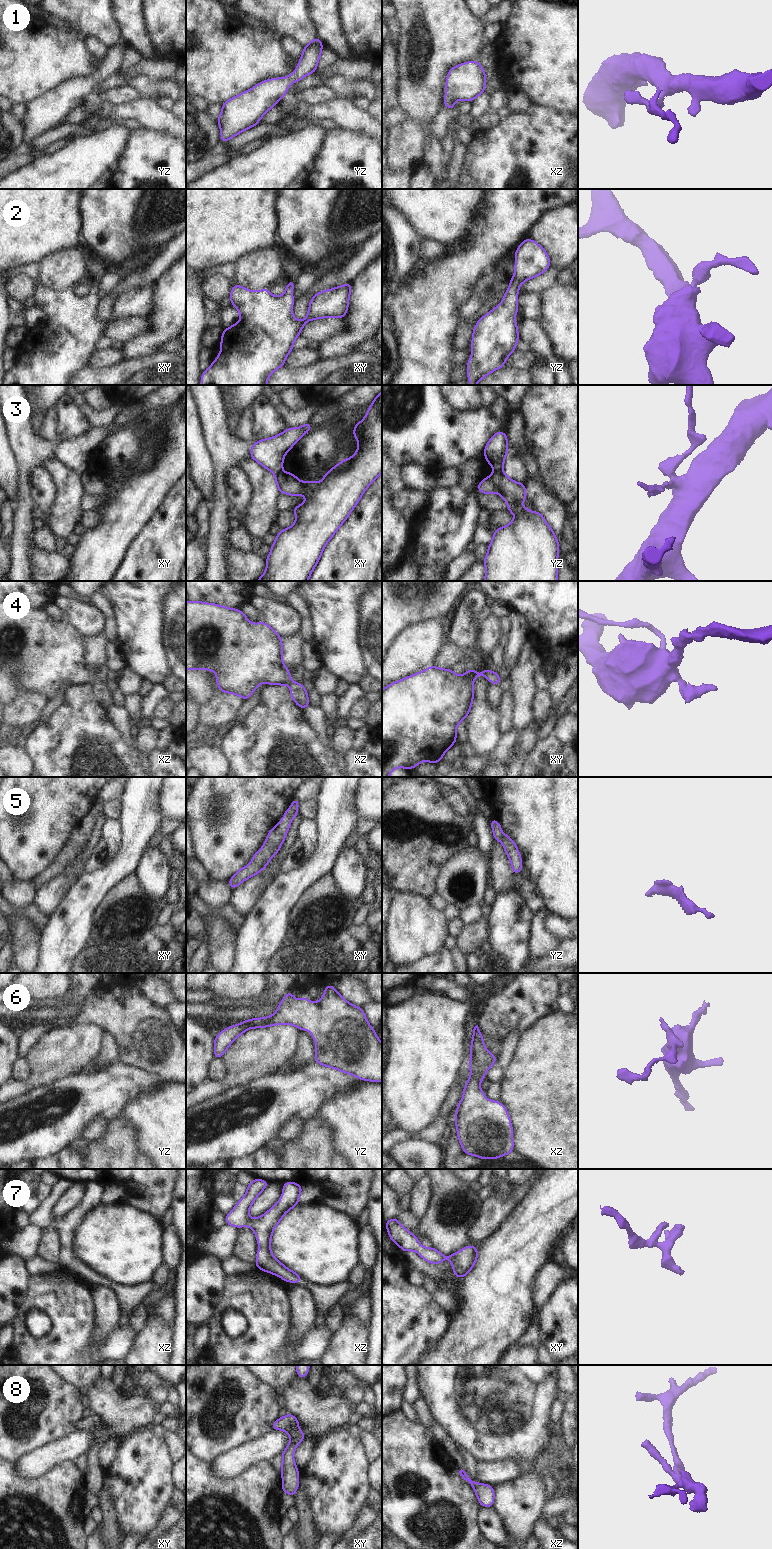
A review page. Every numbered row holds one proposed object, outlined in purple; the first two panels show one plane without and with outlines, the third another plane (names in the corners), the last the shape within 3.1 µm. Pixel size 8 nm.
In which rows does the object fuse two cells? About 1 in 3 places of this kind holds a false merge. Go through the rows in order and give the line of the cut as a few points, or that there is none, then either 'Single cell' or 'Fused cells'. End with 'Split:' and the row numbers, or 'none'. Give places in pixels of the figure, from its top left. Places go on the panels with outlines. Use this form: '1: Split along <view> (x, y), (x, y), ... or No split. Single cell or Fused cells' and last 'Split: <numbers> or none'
1: No split. Single cell
2: No split. Single cell
3: Split along yz (502, 470), (495, 472). Fused cells
4: No split. Single cell
5: No split. Single cell
6: No split. Single cell
7: No split. Single cell
8: No split. Single cell
Split: 3.

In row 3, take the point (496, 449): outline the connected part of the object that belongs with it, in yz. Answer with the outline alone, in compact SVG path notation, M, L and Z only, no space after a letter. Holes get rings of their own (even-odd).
M499 431L494 434L488 441L484 456L495 470L495 472L503 471L504 459L508 452L507 434Z

